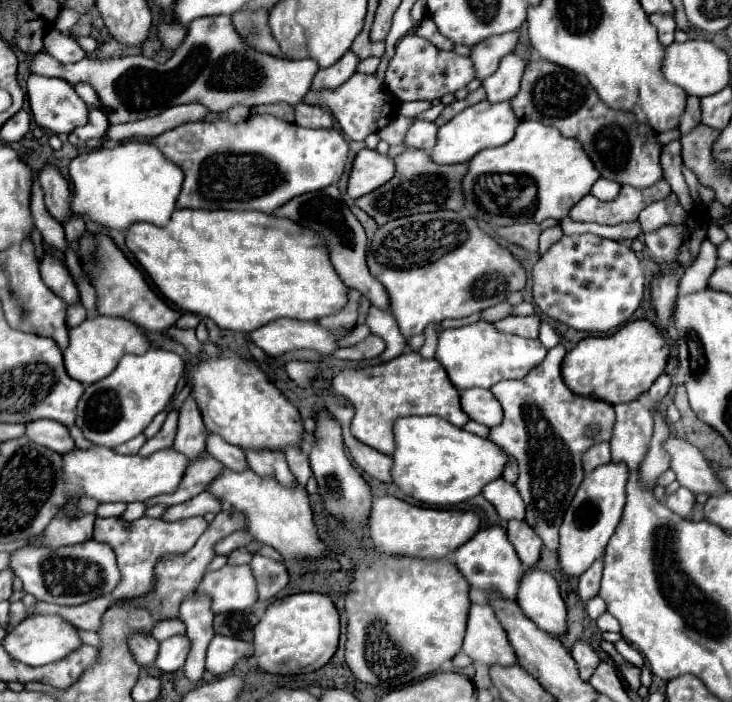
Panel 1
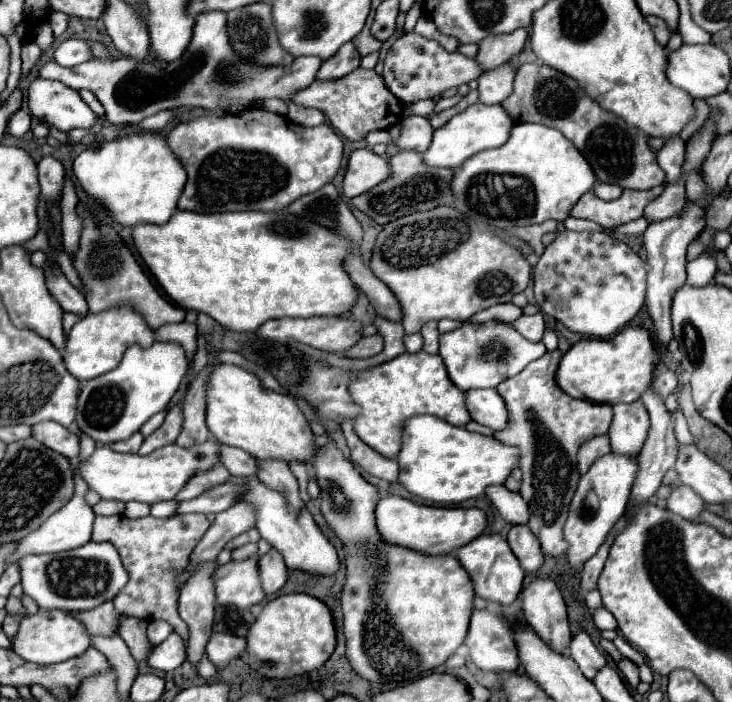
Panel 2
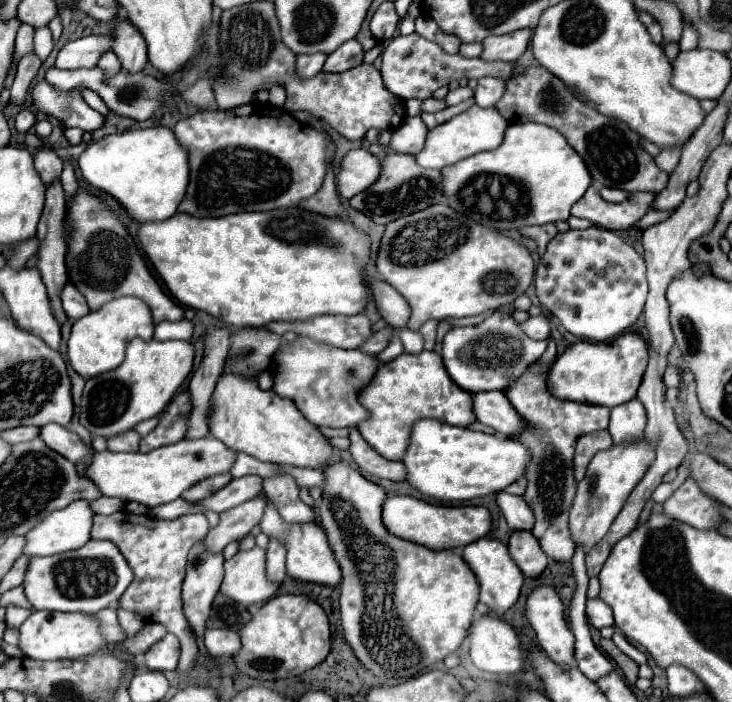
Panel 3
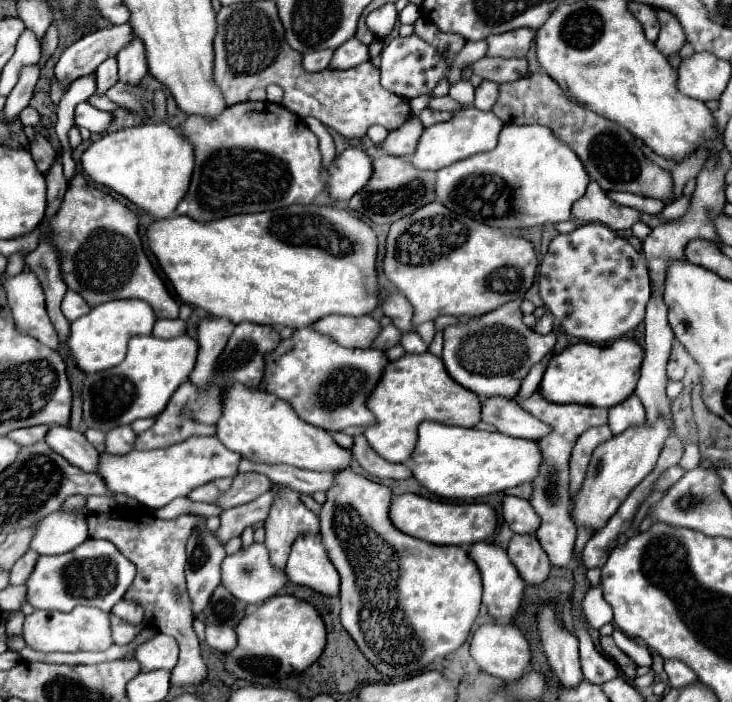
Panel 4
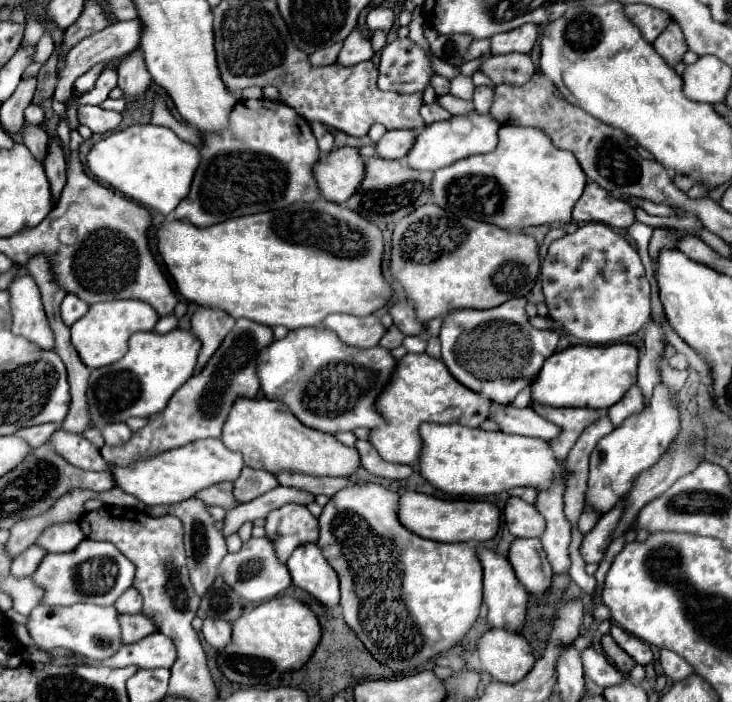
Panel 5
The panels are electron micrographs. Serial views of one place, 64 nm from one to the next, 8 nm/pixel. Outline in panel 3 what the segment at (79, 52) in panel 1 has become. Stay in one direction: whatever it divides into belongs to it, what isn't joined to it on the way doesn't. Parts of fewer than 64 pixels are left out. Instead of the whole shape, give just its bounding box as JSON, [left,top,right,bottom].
[56,36,112,70]

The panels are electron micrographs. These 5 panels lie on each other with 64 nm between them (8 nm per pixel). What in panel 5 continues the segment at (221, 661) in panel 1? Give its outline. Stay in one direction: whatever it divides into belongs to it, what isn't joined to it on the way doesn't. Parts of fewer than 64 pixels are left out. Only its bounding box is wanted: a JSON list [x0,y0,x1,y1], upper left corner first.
[202,618,232,650]

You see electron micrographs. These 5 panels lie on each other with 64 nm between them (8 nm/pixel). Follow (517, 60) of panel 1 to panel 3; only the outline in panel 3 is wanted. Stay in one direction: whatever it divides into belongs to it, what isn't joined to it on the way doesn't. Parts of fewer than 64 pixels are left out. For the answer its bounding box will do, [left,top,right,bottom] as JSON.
[474,76,506,108]

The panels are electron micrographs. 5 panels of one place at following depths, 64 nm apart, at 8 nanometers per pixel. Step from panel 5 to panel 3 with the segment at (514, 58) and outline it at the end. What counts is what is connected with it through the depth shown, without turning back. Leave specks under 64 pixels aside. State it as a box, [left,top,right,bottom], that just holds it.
[380,34,514,100]

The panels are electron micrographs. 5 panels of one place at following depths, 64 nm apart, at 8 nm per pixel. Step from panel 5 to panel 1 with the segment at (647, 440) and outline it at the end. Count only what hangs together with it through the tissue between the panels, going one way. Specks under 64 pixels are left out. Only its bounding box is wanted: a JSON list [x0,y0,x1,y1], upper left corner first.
[558,462,628,578]

